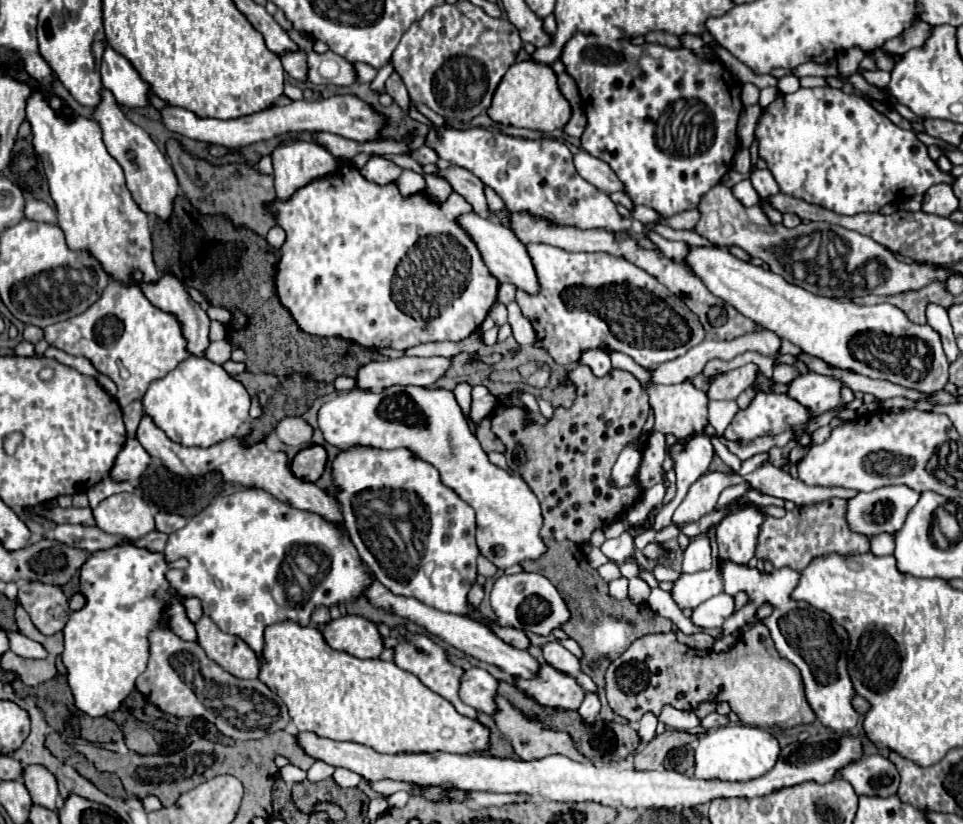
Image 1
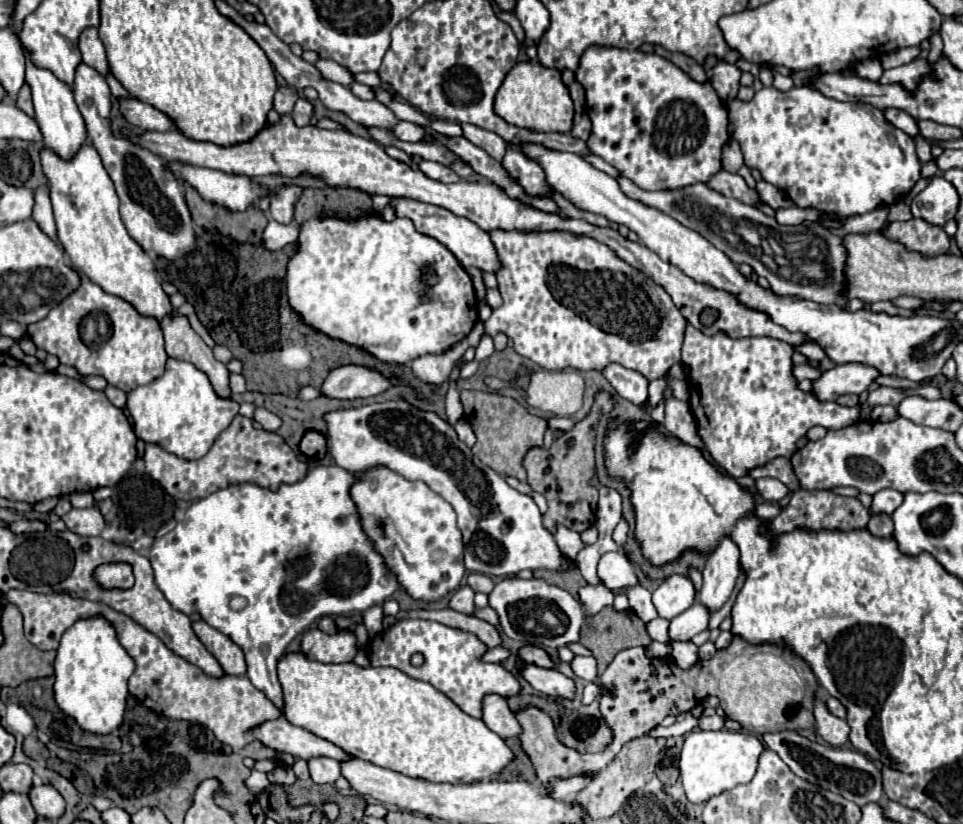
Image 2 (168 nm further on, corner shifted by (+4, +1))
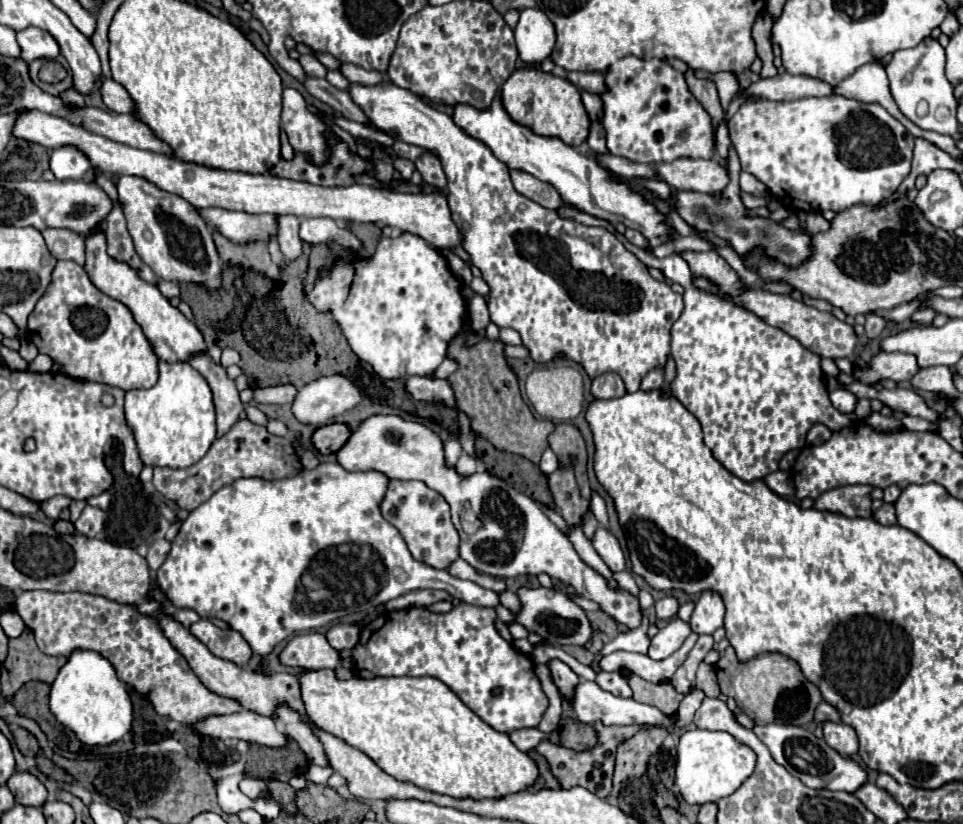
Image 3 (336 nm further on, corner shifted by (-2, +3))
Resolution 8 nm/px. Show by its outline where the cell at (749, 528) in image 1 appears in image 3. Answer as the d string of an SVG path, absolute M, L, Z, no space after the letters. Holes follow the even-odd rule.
M702 591L696 601L696 609L690 617L692 631L698 635L714 633L724 623L724 611L726 611L724 601L720 599L718 593Z

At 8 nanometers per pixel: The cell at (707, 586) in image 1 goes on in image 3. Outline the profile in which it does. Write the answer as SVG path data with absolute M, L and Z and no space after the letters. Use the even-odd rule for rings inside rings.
M666 595L666 597L662 597L660 601L656 601L654 607L656 607L658 619L660 619L660 621L668 621L668 619L672 619L672 617L678 613L680 603L678 603L678 599L676 599L674 595Z

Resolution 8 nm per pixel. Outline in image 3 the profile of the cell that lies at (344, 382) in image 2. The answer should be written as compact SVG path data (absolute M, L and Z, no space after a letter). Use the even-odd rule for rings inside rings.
M330 375L304 385L298 391L292 411L300 423L324 425L326 419L354 409L360 401L362 391L352 379L344 375Z

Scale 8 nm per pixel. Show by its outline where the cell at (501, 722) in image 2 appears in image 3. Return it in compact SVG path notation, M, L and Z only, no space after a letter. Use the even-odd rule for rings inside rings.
M524 727L524 729L520 729L520 731L512 731L512 733L510 733L510 739L512 739L512 743L514 743L520 751L530 751L530 749L534 749L534 747L544 739L544 733L538 731L538 729L528 729L528 727Z

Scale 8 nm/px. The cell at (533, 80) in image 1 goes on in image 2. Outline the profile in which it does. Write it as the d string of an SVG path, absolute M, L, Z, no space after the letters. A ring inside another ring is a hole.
M530 61L514 65L506 75L496 93L494 111L506 123L536 133L570 133L574 119L574 105L568 87L562 81L562 73L558 69L546 69Z

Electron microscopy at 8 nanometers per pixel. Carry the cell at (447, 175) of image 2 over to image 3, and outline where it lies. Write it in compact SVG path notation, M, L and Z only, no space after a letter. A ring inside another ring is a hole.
M422 153L414 163L416 163L416 169L422 173L422 179L426 183L430 183L430 185L434 185L438 189L446 189L448 179L446 179L444 169L442 169L442 165L440 165L440 161L438 161L436 155Z

